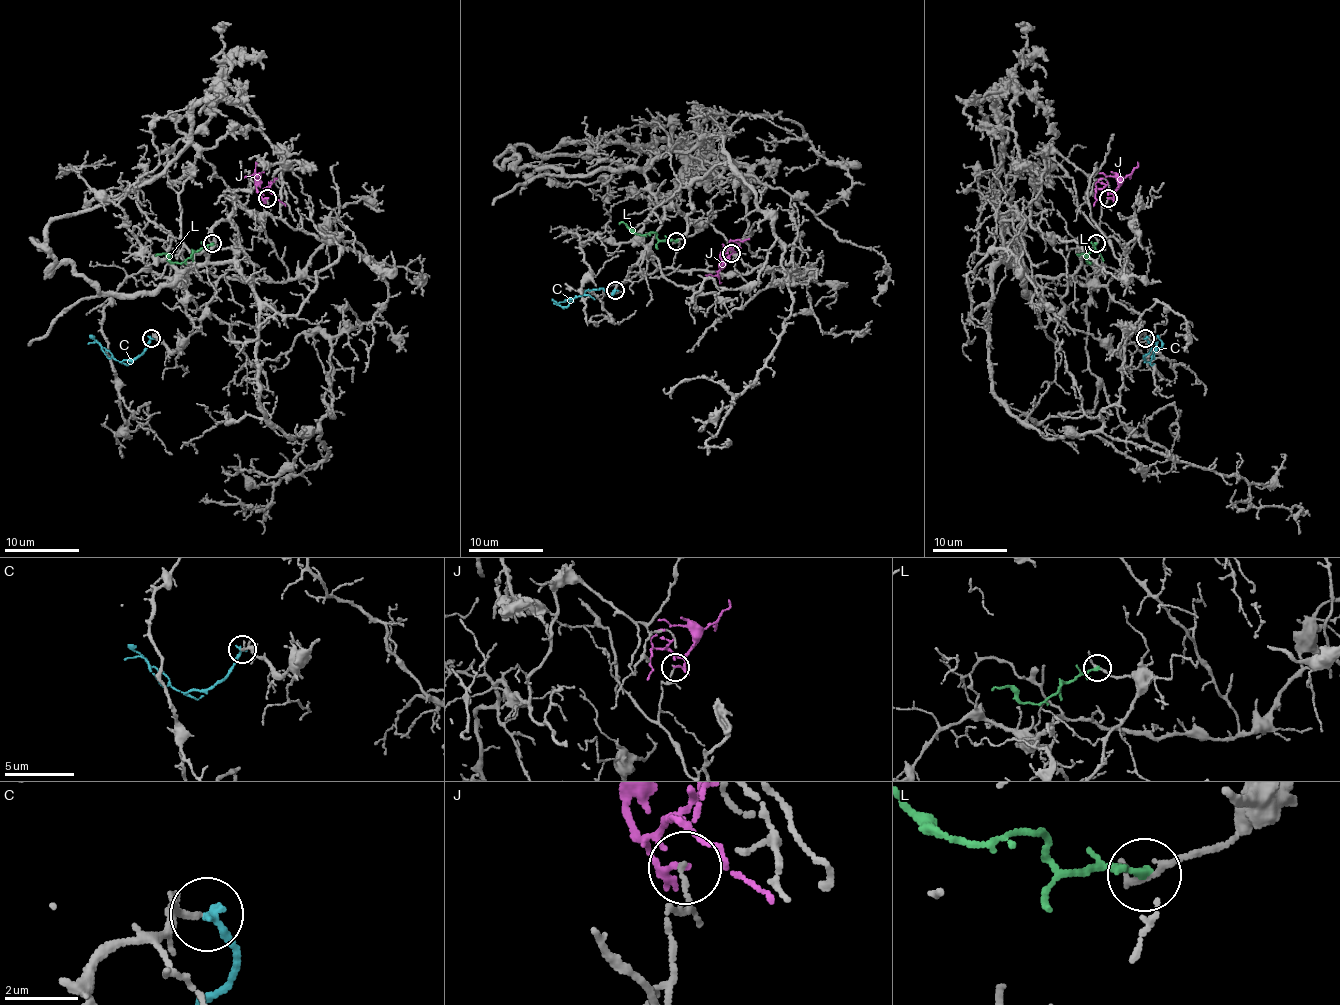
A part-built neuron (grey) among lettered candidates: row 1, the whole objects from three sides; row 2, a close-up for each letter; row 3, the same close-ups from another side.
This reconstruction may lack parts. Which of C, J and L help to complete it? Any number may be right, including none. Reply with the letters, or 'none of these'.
C

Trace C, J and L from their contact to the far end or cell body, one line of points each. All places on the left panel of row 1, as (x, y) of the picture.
C: (151, 338), (138, 357), (117, 361), (89, 335)
J: (267, 198), (259, 194), (267, 189), (286, 205)
L: (213, 243), (179, 263), (160, 254), (155, 256)

